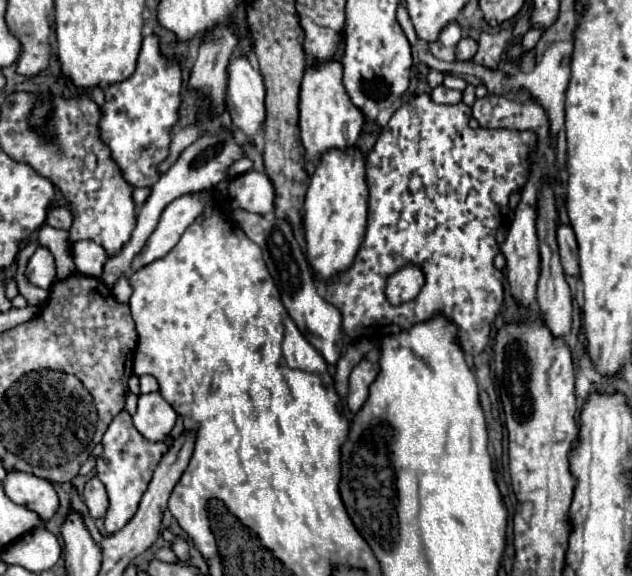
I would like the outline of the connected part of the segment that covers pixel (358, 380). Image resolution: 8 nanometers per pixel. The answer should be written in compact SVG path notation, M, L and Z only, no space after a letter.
M361 360L351 376L349 376L349 392L347 392L347 406L351 412L357 412L369 394L369 386L377 378L377 368L369 360Z

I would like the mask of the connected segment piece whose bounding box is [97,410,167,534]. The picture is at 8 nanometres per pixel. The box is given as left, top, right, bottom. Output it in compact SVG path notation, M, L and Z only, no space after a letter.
M123 410L113 418L109 424L105 436L103 436L103 454L97 458L97 476L105 484L107 494L109 494L109 510L105 516L105 530L109 534L119 532L137 512L139 500L145 494L153 470L159 462L159 458L167 452L165 442L149 442L145 440L133 426L131 416Z

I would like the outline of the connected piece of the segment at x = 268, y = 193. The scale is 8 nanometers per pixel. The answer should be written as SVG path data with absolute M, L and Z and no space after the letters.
M249 170L249 172L233 178L229 196L231 196L233 208L241 208L241 210L255 212L261 216L273 212L275 190L273 190L273 184L267 178L267 174Z

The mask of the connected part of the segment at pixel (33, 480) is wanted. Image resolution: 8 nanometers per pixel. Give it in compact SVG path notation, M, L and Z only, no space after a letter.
M9 470L3 480L3 490L15 504L23 504L37 512L43 522L47 522L57 512L57 492L45 478L37 478L21 470Z

